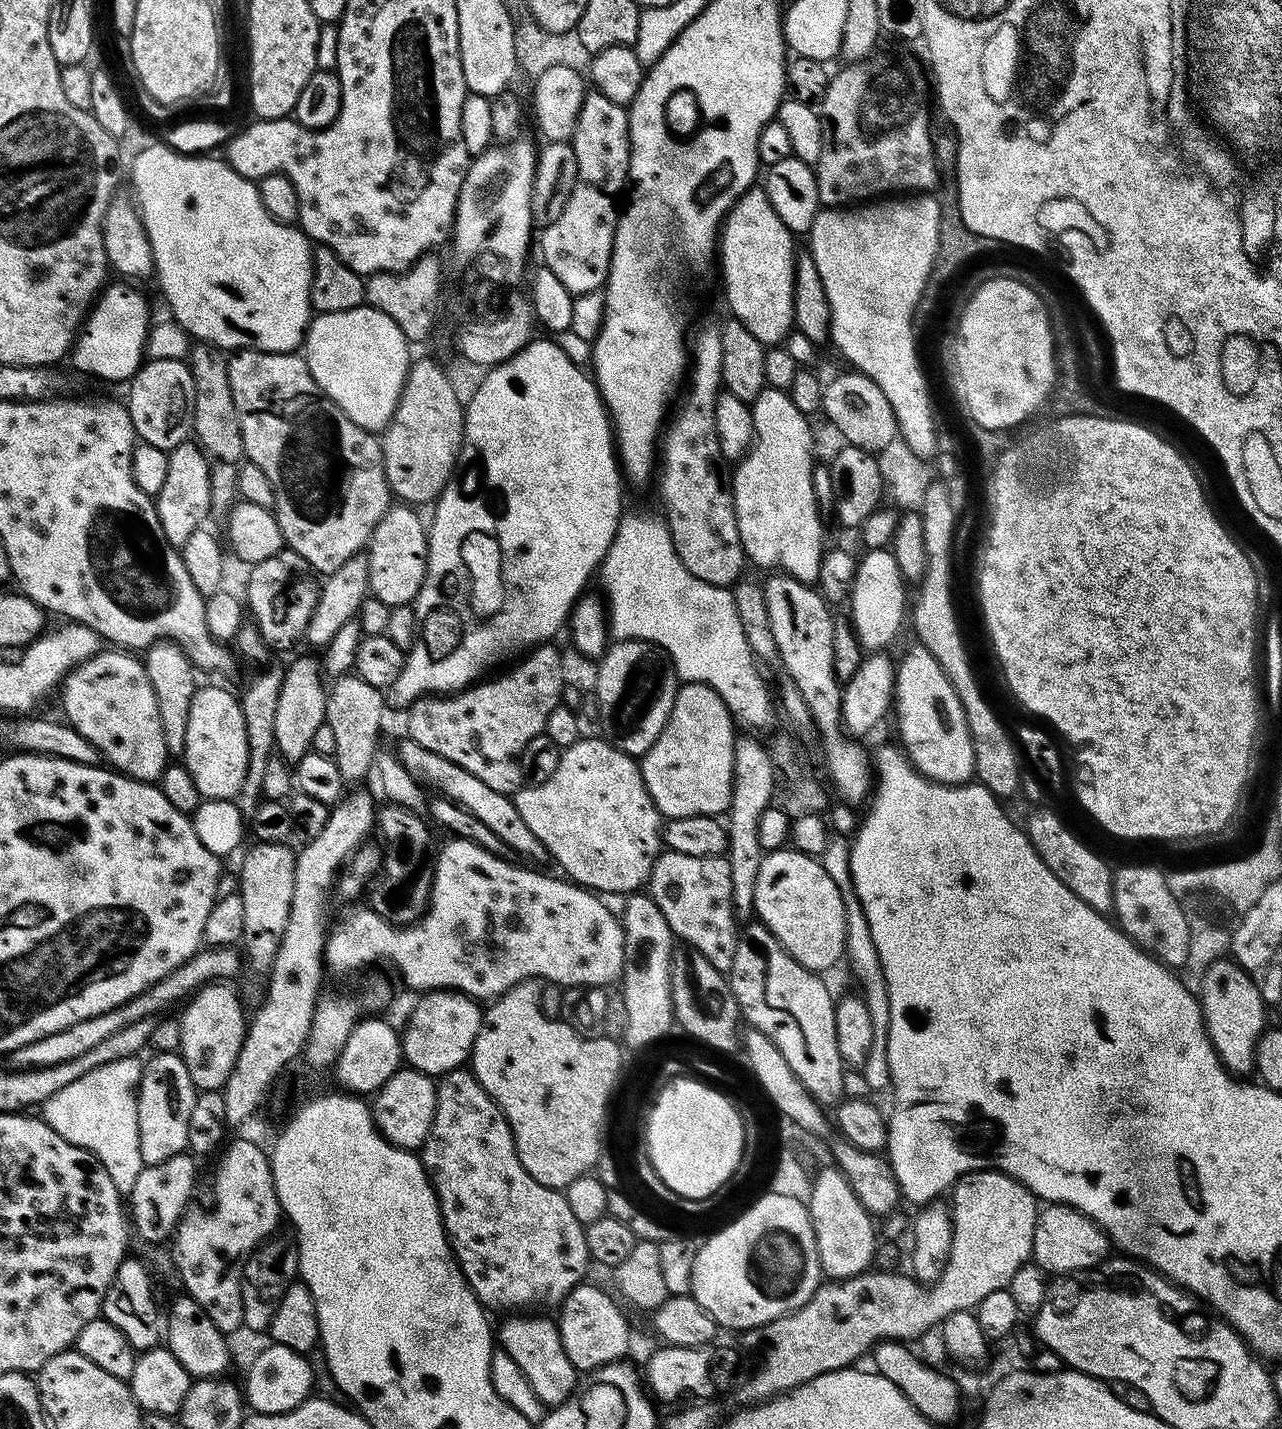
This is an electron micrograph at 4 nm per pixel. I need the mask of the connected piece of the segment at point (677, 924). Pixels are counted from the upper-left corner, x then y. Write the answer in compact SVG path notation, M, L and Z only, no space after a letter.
M661 851L652 867L646 892L662 910L677 941L685 940L689 949L702 954L702 958L706 958L714 970L731 973L738 939L738 921L732 906L730 862L727 858L694 858L691 854Z

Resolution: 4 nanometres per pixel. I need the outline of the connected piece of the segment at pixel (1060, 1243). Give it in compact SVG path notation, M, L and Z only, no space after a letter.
M1045 1203L1037 1211L1031 1263L1039 1266L1049 1277L1071 1276L1087 1268L1099 1268L1109 1259L1108 1248L1108 1235L1086 1214L1065 1204L1050 1203Z

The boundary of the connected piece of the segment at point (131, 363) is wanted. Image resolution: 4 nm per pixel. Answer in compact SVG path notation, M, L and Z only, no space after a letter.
M118 280L109 283L97 297L70 353L70 361L80 372L110 382L129 381L144 362L150 320L150 308L143 294L131 283Z

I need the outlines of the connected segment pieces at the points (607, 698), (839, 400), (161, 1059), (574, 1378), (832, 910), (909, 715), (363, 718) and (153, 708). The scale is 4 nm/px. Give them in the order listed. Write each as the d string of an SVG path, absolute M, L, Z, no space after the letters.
M616 640L609 643L603 656L599 657L600 669L596 672L594 691L597 696L597 710L599 712L598 725L605 737L618 750L626 755L639 758L658 742L658 734L662 734L662 726L670 718L670 710L674 706L678 677L667 653L658 645L642 640Z
M850 373L840 374L825 383L822 412L844 436L845 443L877 454L898 434L895 414L876 383L862 373Z
M158 1052L149 1055L149 1060L140 1070L140 1088L136 1092L138 1098L138 1150L142 1150L142 1162L157 1164L166 1162L166 1158L174 1158L174 1154L188 1148L187 1134L190 1127L190 1114L193 1113L198 1089L190 1078L190 1070L186 1070L186 1062L174 1052Z
M512 1314L498 1324L498 1344L503 1352L510 1354L510 1358L514 1358L514 1362L518 1366L518 1370L522 1370L522 1374L526 1374L526 1382L530 1382L530 1390L534 1390L534 1394L538 1394L545 1406L555 1406L575 1390L578 1383L578 1373L575 1366L570 1362L570 1358L566 1358L566 1349L562 1347L562 1338L560 1337L560 1326L555 1319L552 1320L548 1316L520 1316L524 1314Z
M781 850L767 853L758 870L758 886L754 886L754 912L759 923L768 927L770 934L804 968L817 974L824 974L827 968L841 963L845 955L844 939L846 938L846 910L834 878L826 874L823 863L817 857L797 850Z
M922 646L915 647L896 664L894 716L896 712L899 743L927 780L953 786L969 783L974 776L974 746L964 707L934 654Z
M347 674L331 681L327 697L324 719L331 730L334 730L336 765L345 785L359 785L356 783L374 768L378 751L376 743L380 740L380 723L384 720L384 708L386 709L385 693L370 686L370 682L366 682L361 676Z
M124 650L108 651L112 652L97 652L64 677L58 697L64 703L67 723L92 743L115 771L132 780L159 781L170 757L162 734L162 718L158 718L154 686L150 686L143 663L132 657L135 655Z

